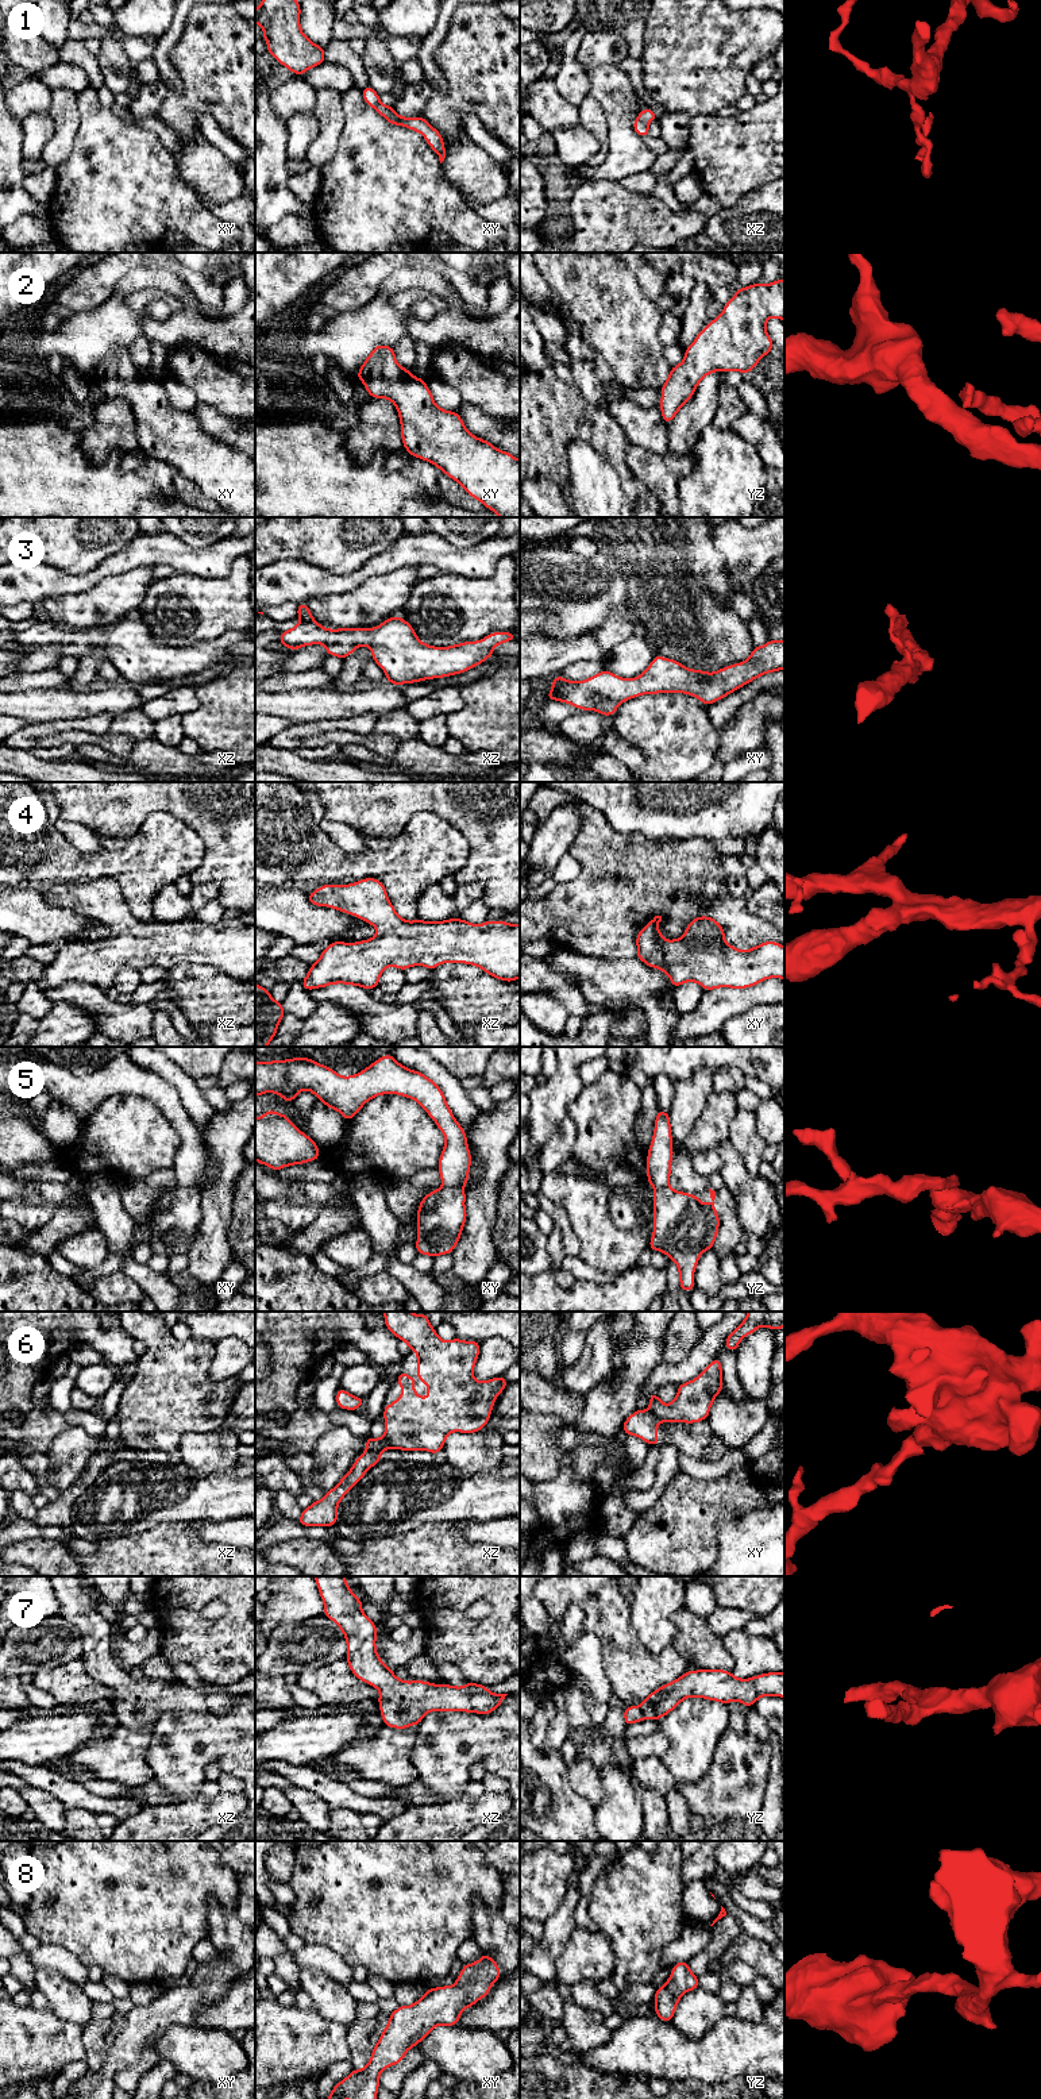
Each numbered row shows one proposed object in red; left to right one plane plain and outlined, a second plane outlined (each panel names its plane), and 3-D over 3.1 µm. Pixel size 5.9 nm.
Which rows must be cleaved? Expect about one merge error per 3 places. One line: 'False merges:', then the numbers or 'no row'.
False merges: 1, 5, 6

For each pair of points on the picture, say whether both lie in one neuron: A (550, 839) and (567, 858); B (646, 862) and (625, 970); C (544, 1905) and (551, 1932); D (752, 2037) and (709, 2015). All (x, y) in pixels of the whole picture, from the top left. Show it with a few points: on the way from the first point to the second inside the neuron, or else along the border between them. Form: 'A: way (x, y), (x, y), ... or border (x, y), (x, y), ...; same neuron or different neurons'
A: border (569, 850), (562, 855), (550, 877); different neurons
B: border (597, 955), (608, 958), (635, 956); different neurons
C: border (566, 1891), (559, 1906), (542, 1922); different neurons
D: border (725, 2017), (701, 2037), (694, 2038); different neurons

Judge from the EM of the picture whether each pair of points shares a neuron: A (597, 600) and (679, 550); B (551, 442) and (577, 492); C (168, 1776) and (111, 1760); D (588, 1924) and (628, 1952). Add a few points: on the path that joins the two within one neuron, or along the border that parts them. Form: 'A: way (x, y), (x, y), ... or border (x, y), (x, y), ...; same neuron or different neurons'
A: border (606, 555), (619, 565), (632, 613); different neurons
B: border (567, 447), (569, 485), (566, 489); different neurons
C: border (151, 1740), (146, 1753), (146, 1763), (154, 1778); different neurons
D: border (588, 1901), (588, 1913), (600, 1930); different neurons

